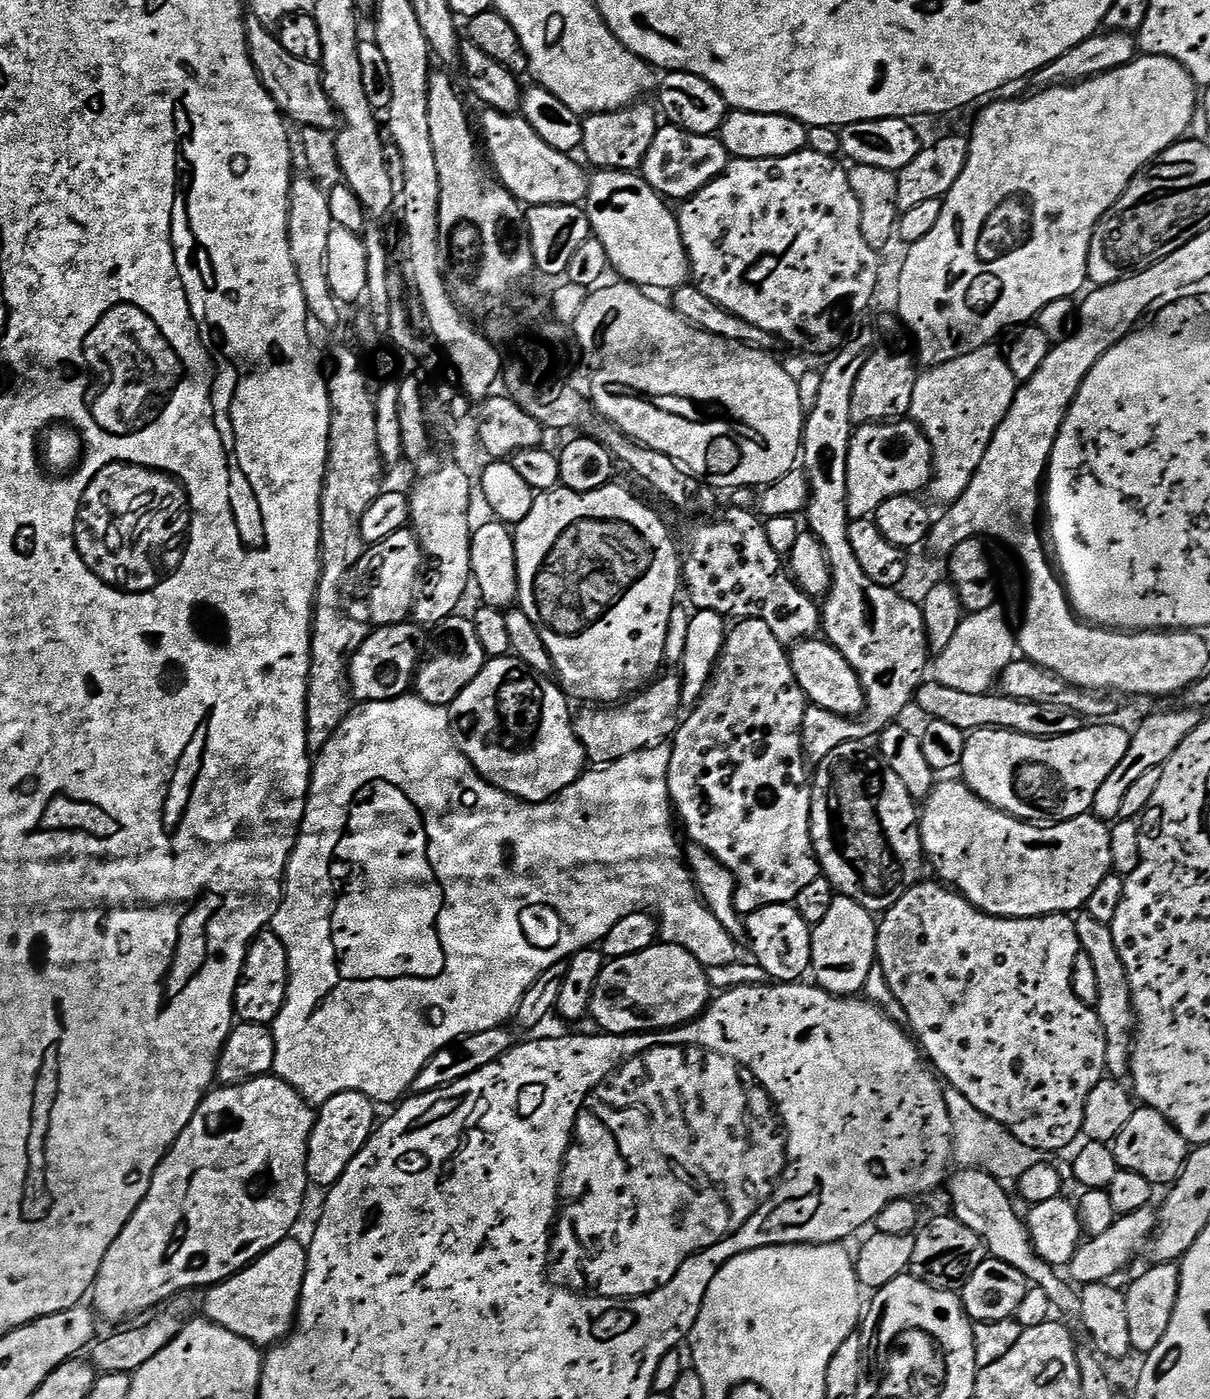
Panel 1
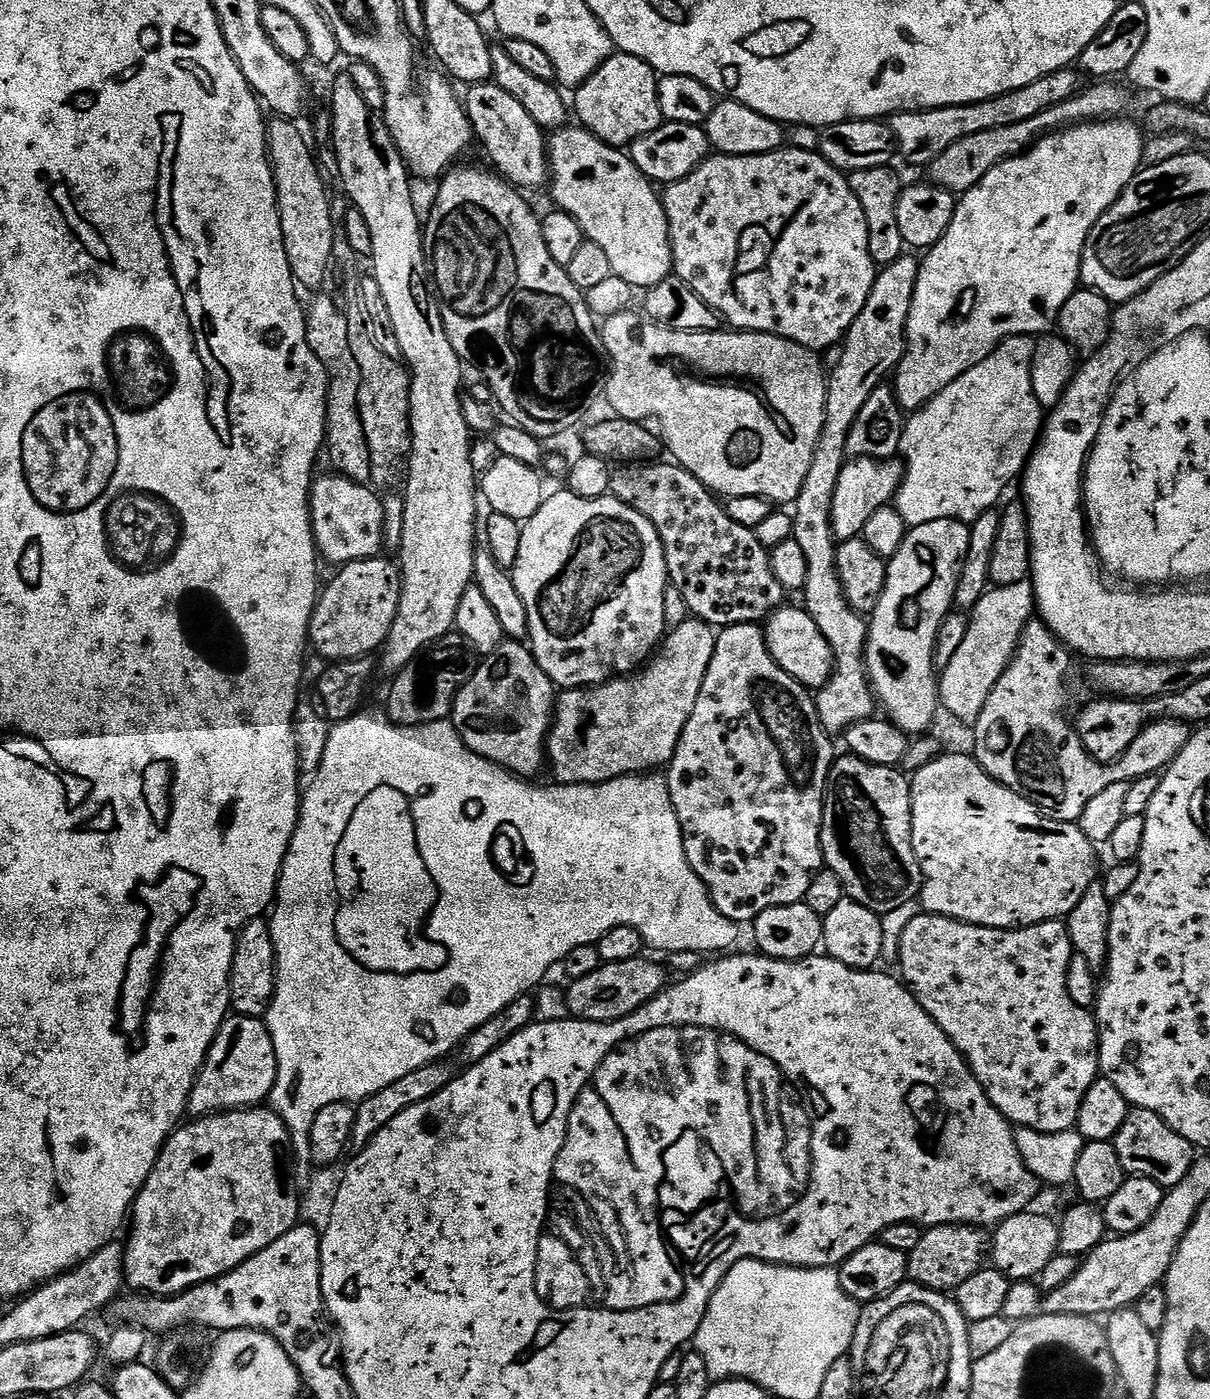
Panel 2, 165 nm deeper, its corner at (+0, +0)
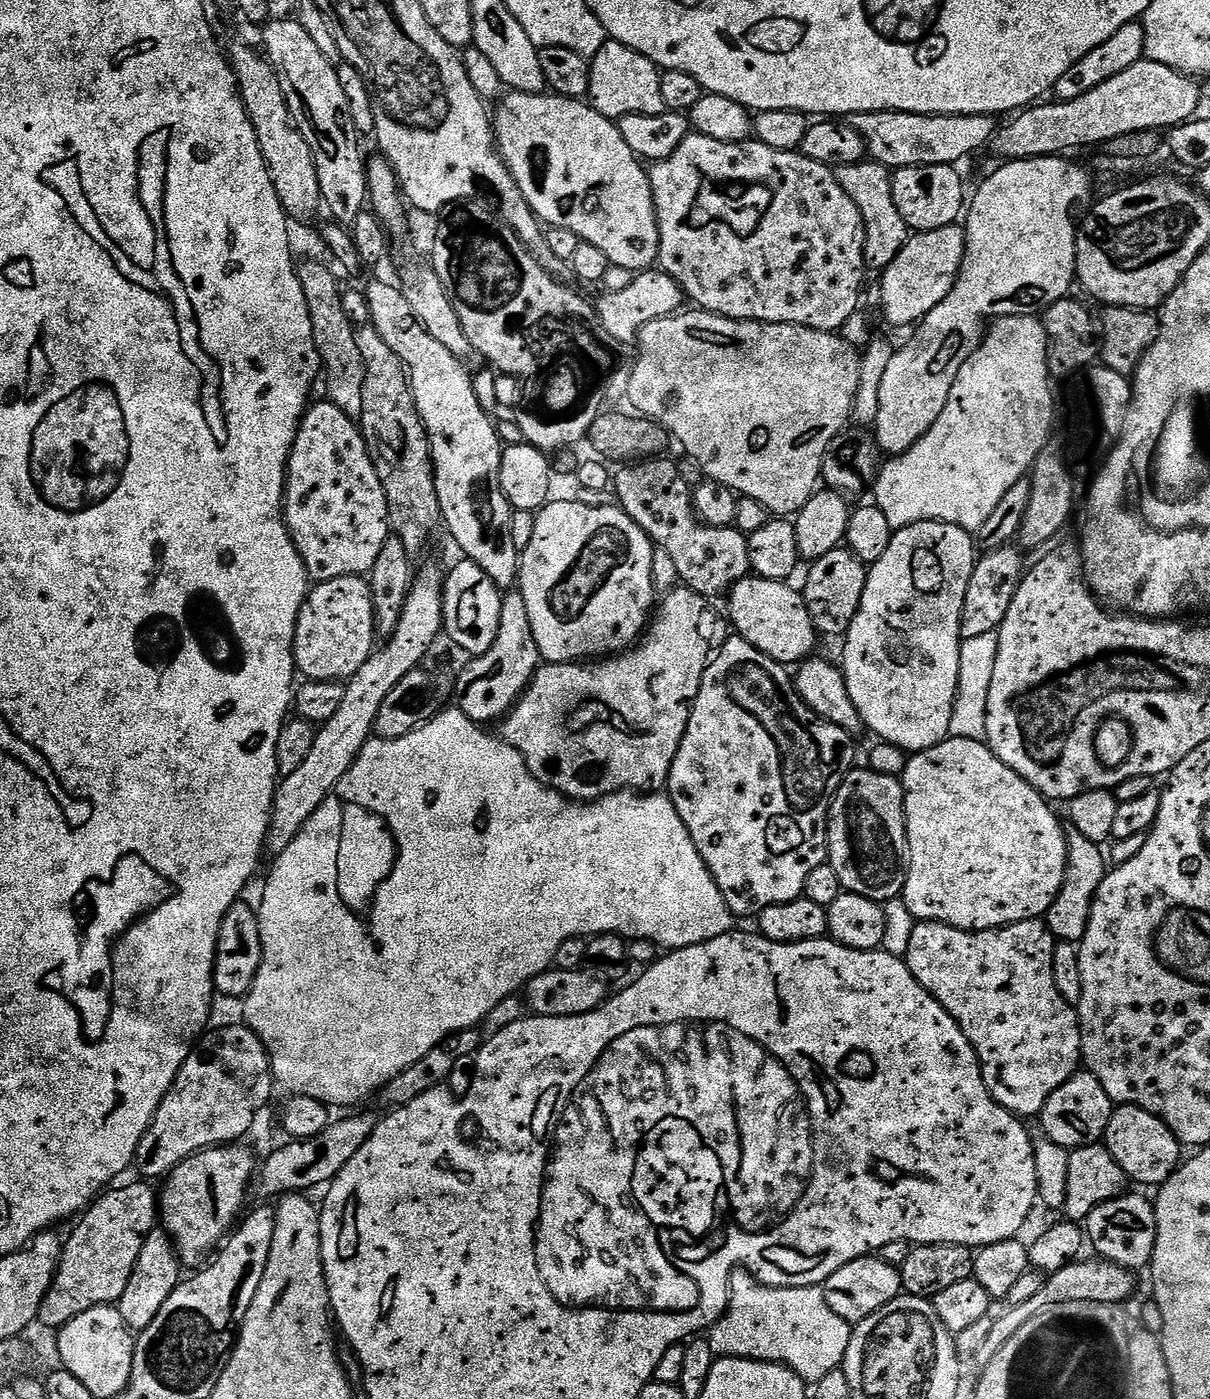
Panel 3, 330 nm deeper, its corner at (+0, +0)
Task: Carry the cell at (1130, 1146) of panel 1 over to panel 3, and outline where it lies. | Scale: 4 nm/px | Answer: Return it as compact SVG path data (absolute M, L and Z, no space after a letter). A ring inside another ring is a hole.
M1122 1104L1113 1107L1112 1117L1104 1131L1103 1143L1107 1145L1114 1161L1118 1162L1118 1166L1125 1172L1127 1179L1132 1182L1137 1180L1140 1184L1162 1186L1182 1163L1182 1155L1180 1156L1182 1145L1166 1126L1166 1122L1162 1122L1158 1116L1142 1110L1137 1104Z

